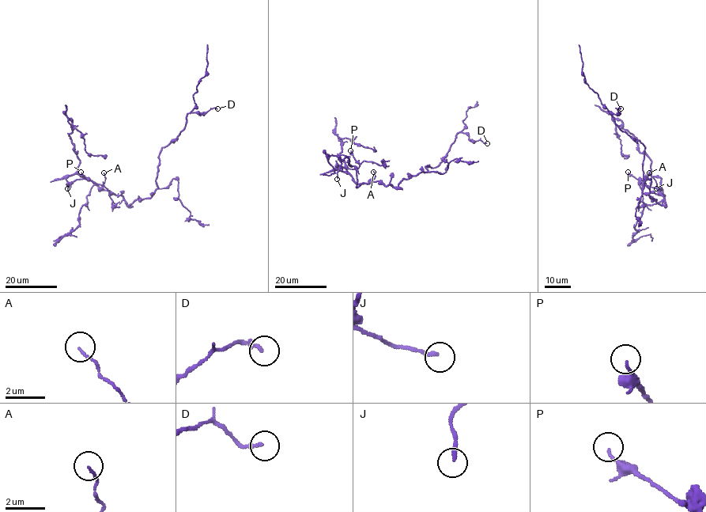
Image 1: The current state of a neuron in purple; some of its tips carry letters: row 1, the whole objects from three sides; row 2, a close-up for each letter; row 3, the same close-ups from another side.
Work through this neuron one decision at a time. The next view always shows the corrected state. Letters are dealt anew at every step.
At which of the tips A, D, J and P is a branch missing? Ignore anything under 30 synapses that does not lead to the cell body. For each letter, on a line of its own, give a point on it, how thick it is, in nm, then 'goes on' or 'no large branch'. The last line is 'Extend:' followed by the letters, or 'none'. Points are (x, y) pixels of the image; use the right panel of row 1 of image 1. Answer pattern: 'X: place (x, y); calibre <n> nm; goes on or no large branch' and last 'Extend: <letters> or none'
A: place (649, 172); calibre 110 nm; no large branch
D: place (621, 108); calibre 170 nm; no large branch
J: place (656, 188); calibre 180 nm; no large branch
P: place (628, 172); calibre 140 nm; no large branch
Extend: none

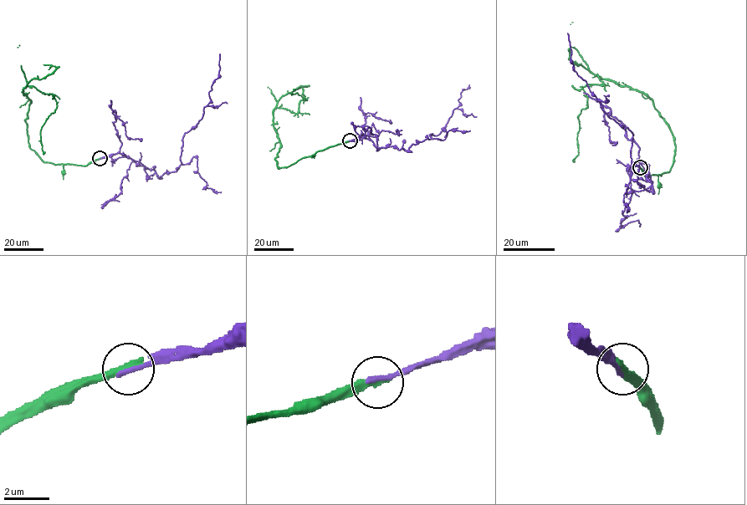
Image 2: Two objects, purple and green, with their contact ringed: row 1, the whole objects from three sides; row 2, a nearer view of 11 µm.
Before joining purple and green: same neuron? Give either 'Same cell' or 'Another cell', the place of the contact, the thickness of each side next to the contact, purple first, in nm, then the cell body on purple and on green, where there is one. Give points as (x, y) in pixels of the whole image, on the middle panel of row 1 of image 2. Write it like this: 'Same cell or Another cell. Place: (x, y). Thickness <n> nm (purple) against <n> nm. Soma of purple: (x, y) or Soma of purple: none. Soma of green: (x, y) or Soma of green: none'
Same cell. Place: (350, 140). Thickness 240 nm (purple) against 400 nm. Soma of purple: none. Soma of green: none

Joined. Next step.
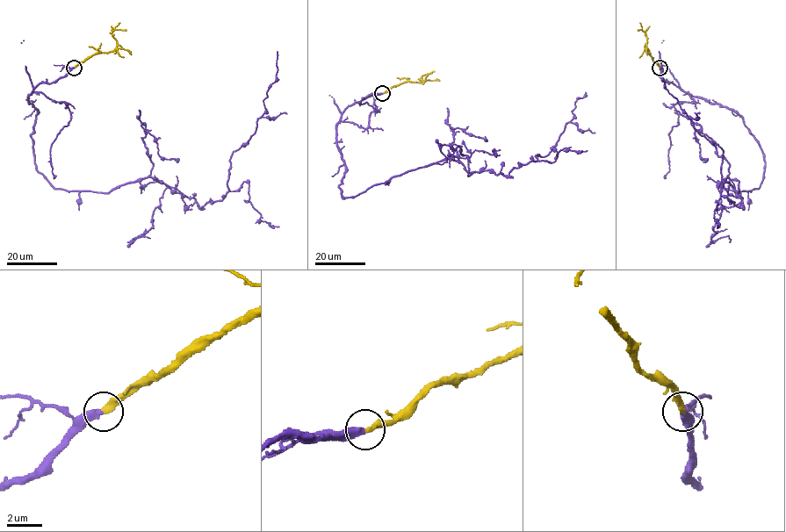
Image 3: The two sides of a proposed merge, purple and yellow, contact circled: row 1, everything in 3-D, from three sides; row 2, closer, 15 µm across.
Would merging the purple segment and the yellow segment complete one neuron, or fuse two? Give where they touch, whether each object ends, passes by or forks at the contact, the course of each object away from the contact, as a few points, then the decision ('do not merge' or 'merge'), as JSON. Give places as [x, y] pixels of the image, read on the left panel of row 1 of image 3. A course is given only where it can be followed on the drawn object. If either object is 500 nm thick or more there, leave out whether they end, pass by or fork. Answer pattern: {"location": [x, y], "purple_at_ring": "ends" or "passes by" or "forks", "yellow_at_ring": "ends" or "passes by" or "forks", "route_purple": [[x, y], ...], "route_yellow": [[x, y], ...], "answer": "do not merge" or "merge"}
{"location": [74, 68], "purple_at_ring": "ends", "yellow_at_ring": "ends", "route_purple": [[75, 67], [29, 94], [35, 168], [66, 190], [150, 177], [202, 207], [229, 190], [277, 51]], "route_yellow": [[75, 67], [94, 54], [111, 52], [117, 45], [111, 33], [115, 29], [126, 29]], "answer": "merge"}

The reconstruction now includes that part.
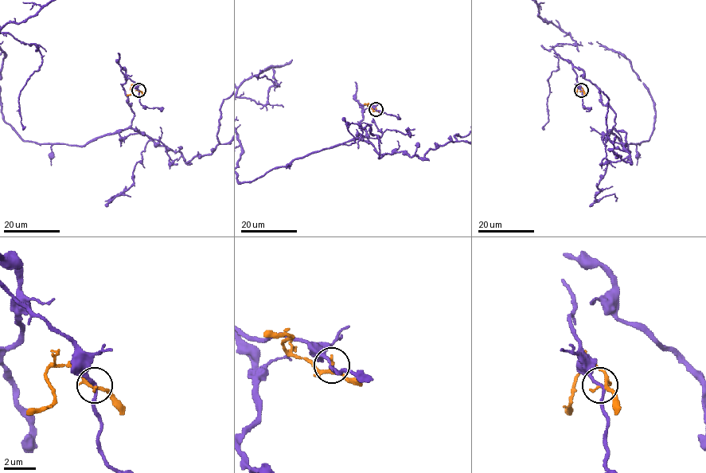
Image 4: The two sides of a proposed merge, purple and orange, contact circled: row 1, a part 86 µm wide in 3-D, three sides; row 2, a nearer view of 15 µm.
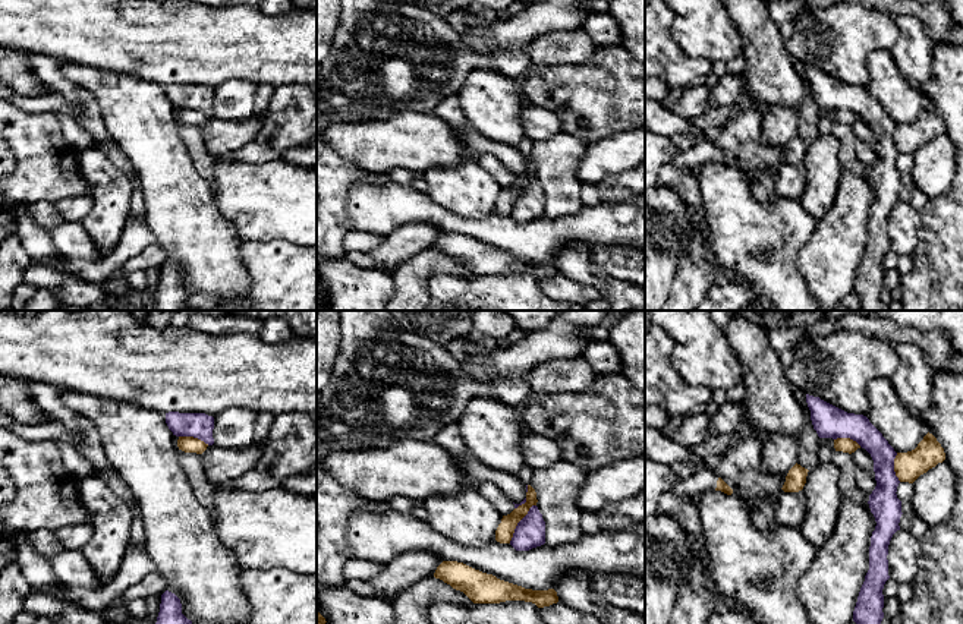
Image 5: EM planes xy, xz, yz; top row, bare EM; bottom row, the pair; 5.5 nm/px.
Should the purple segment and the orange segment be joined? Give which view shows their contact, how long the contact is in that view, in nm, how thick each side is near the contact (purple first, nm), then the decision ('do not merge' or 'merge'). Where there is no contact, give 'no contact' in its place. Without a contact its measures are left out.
xz | 260 nm | 160/100 nm | do not merge

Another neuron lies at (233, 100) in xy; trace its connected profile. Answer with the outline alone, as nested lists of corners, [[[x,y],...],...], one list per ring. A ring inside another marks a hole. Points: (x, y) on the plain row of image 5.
[[[232,79],[214,89],[214,117],[230,122],[240,122],[254,114],[257,85]]]

